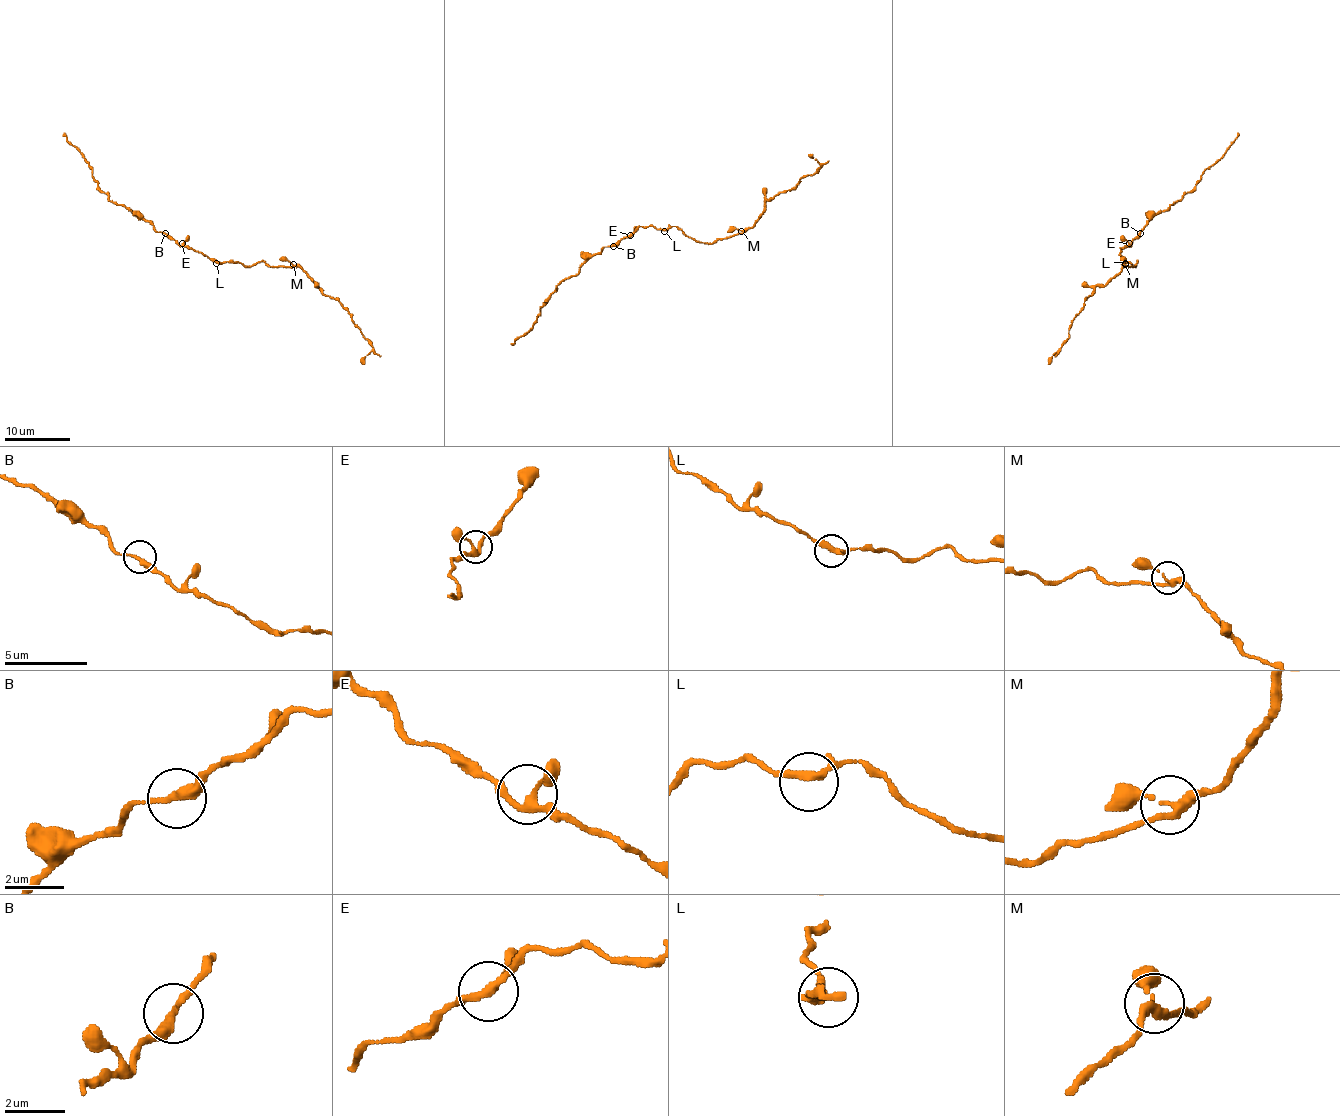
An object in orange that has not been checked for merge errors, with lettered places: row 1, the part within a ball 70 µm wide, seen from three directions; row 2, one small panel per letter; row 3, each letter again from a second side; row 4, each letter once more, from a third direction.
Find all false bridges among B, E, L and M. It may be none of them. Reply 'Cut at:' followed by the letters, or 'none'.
Cut at: none

